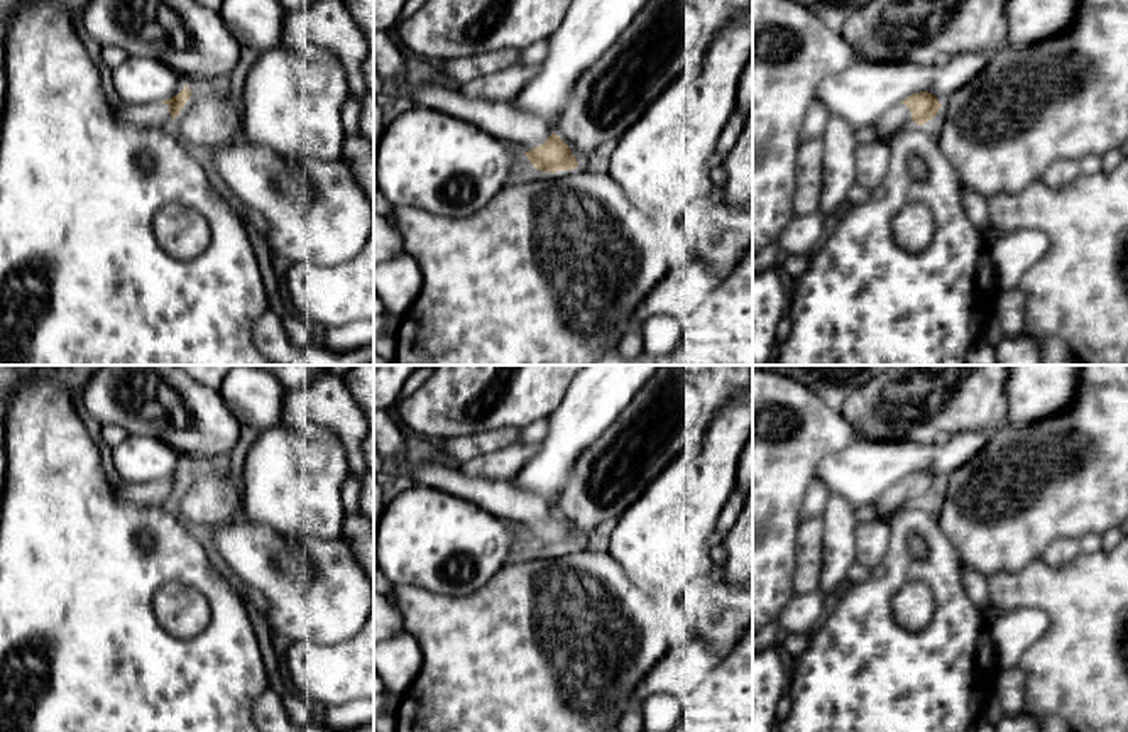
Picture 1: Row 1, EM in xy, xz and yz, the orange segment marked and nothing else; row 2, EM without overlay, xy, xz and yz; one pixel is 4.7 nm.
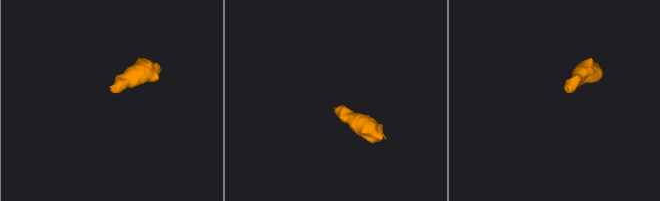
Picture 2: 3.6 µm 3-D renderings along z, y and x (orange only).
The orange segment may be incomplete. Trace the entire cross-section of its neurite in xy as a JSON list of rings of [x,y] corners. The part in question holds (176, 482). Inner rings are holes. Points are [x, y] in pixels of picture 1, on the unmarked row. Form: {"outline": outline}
{"outline": [[[188,463],[172,477],[149,483],[115,485],[115,494],[125,502],[145,507],[171,507],[172,499],[181,492],[191,475]]]}

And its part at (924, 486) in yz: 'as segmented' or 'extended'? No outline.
extended

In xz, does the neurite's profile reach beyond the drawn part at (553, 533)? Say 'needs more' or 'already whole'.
needs more

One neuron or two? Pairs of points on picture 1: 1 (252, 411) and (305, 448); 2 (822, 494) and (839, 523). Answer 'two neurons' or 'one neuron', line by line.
1: two neurons
2: two neurons

